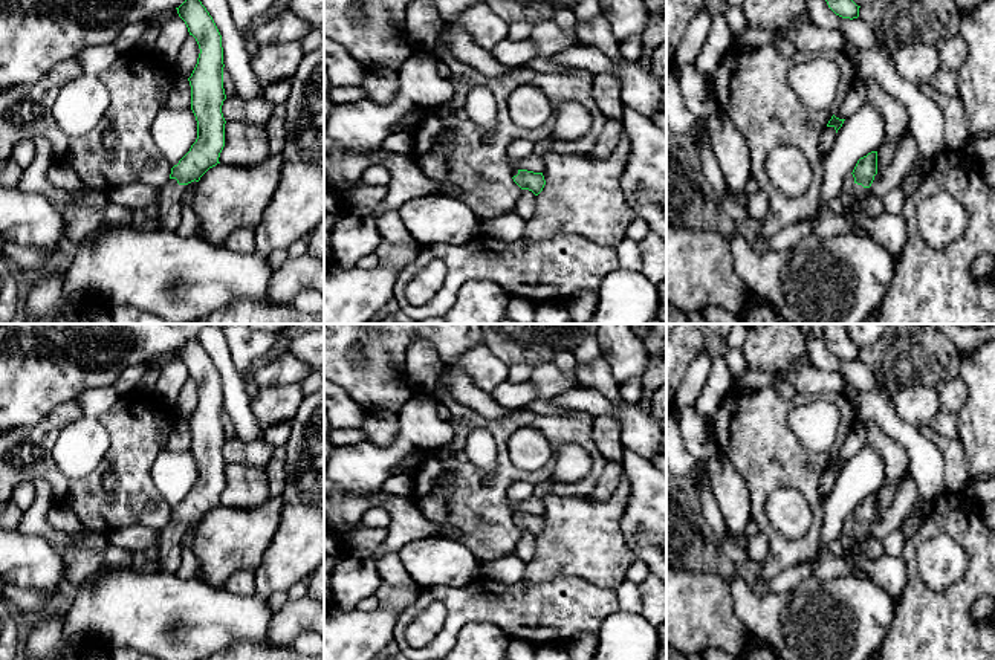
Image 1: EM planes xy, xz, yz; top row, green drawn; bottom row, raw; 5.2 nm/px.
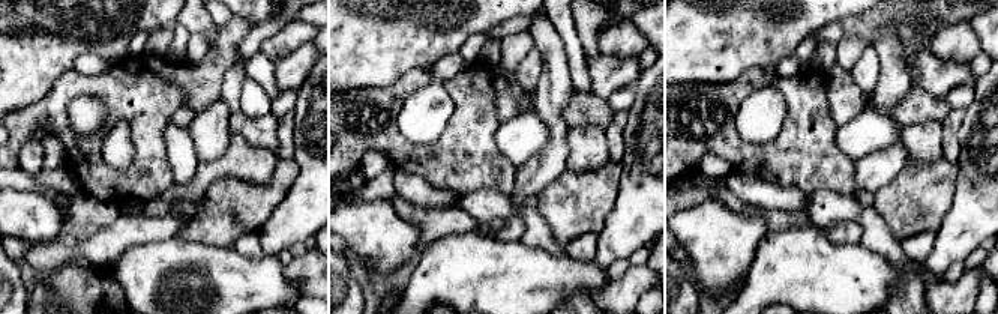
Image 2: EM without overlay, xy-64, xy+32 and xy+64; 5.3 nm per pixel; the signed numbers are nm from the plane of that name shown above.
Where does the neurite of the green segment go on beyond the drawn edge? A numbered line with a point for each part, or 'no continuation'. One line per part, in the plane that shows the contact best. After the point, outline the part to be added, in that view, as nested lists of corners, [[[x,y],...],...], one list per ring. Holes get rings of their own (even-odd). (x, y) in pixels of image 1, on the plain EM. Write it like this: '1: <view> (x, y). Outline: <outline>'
1: xy (170, 552). Outline: [[[170,521],[160,532],[162,542],[159,547],[159,571],[177,573],[182,564],[182,538],[186,527],[179,527],[176,521]]]

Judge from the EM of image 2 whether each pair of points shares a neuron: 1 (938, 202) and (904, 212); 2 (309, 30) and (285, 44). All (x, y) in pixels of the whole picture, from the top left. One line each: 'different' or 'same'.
1: same
2: same

